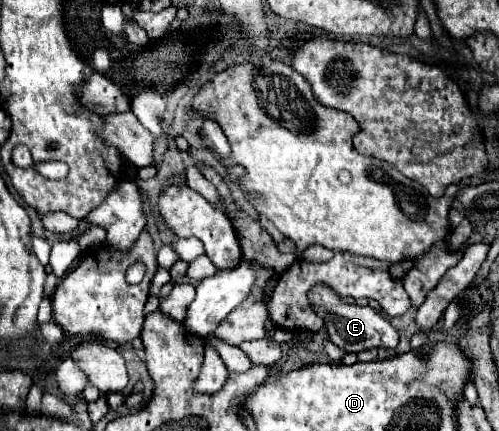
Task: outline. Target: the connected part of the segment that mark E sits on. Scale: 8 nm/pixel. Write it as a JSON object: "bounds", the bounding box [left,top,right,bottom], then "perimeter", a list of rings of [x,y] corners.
{"bounds":[307,285,399,353],"perimeter":[[[317,285],[307,295],[311,299],[311,305],[315,307],[315,313],[325,319],[325,327],[329,329],[331,341],[345,349],[347,353],[359,353],[365,349],[395,349],[399,345],[399,333],[397,329],[385,319],[381,313],[373,311],[371,307],[357,307],[347,305],[341,297],[337,297],[329,287]]]}

